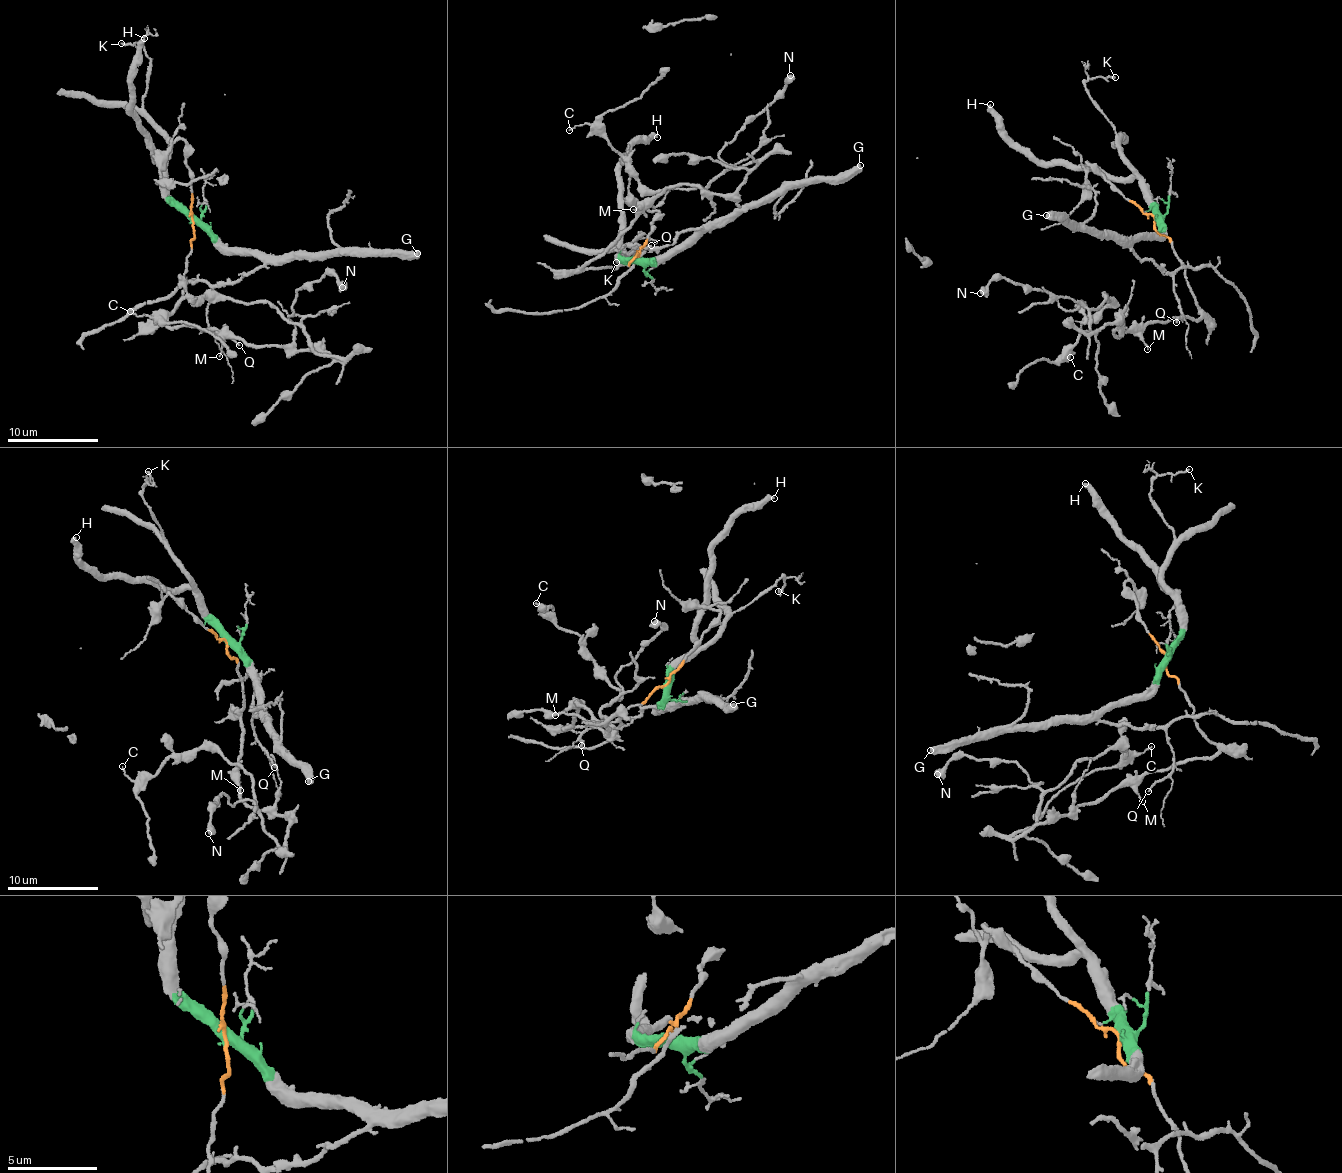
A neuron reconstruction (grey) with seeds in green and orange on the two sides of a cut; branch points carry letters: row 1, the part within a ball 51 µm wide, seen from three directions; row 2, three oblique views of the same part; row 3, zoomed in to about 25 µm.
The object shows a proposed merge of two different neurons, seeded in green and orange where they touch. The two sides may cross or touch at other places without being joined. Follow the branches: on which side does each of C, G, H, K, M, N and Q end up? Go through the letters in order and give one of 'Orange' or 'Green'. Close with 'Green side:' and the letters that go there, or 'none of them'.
C: Orange
G: Green
H: Green
K: Green
M: Orange
N: Orange
Q: Green
Green side: G, H, K, Q

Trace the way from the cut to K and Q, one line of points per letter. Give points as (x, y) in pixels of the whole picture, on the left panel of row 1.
K: (191, 219), (169, 194), (168, 141), (143, 108), (150, 60), (138, 42), (122, 43)
Q: (191, 219), (220, 244), (250, 251), (263, 264), (240, 279), (216, 282), (211, 291), (208, 326), (240, 344)

